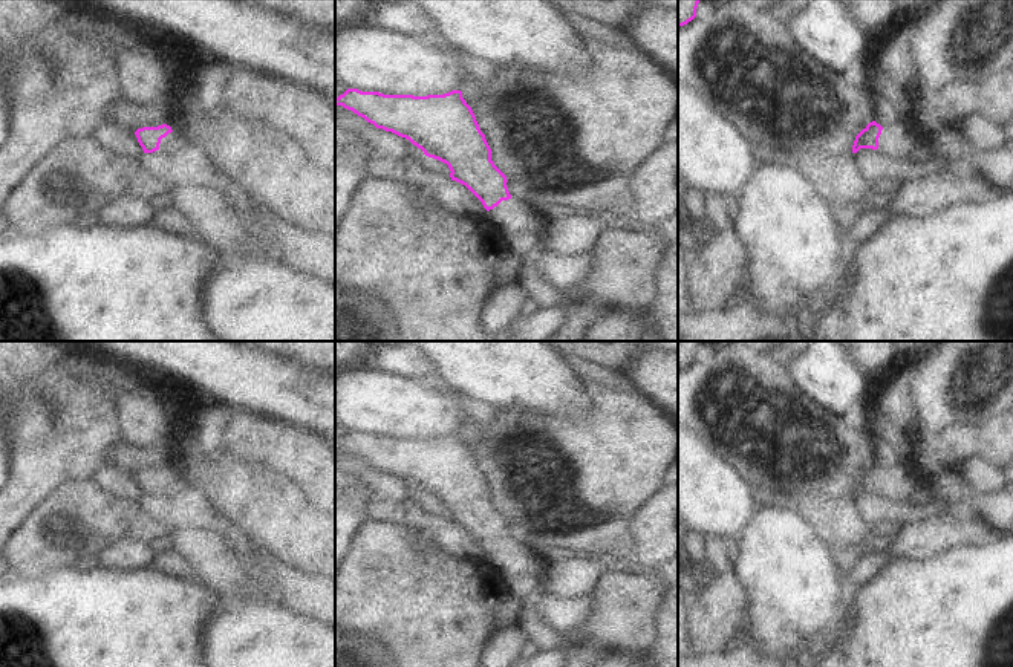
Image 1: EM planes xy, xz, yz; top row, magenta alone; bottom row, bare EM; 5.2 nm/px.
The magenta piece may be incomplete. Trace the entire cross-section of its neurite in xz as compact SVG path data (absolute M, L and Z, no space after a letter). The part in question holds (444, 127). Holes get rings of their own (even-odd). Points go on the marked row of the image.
M347 89L335 98L335 106L352 110L376 129L409 139L425 156L447 164L451 181L465 185L482 202L487 210L485 217L497 225L503 234L531 233L537 242L543 237L549 220L536 207L511 197L506 176L491 161L491 148L461 90L413 96Z

